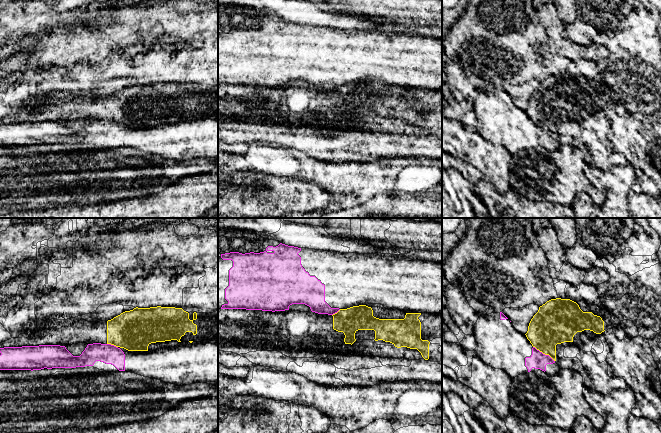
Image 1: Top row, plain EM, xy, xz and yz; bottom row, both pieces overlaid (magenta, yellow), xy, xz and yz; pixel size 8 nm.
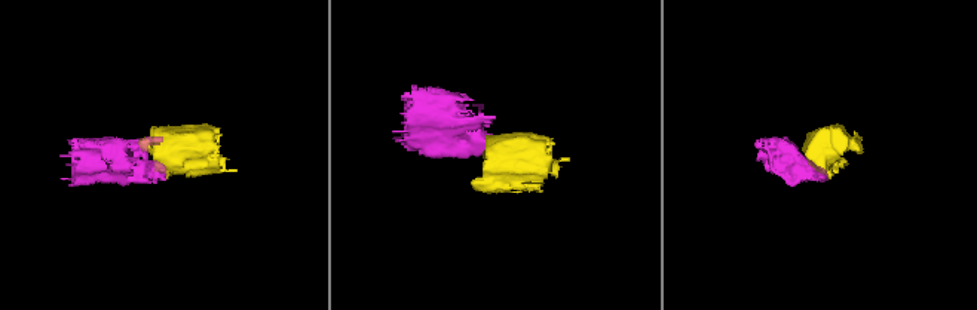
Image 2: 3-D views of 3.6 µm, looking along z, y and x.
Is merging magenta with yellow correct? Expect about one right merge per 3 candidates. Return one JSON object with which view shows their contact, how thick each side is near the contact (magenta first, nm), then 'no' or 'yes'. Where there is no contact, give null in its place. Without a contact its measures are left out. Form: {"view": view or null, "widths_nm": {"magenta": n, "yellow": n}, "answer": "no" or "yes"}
{"view": "yz", "widths_nm": {"magenta": 140, "yellow": 320}, "answer": "no"}

